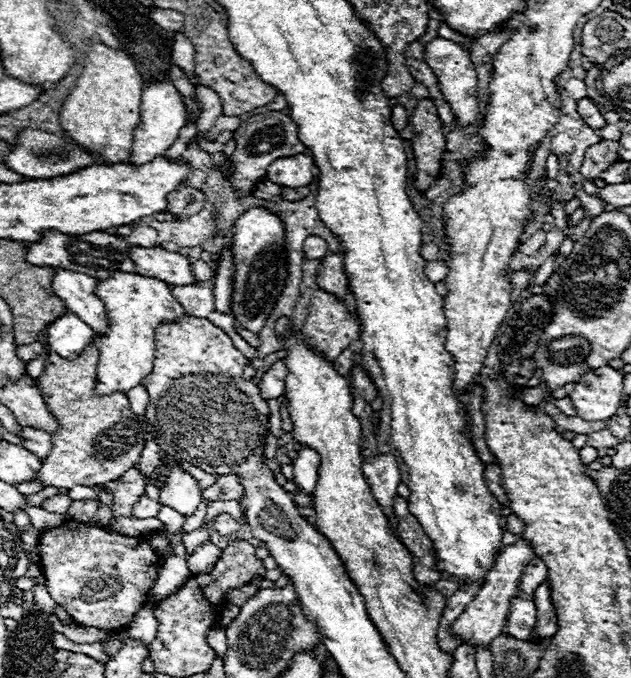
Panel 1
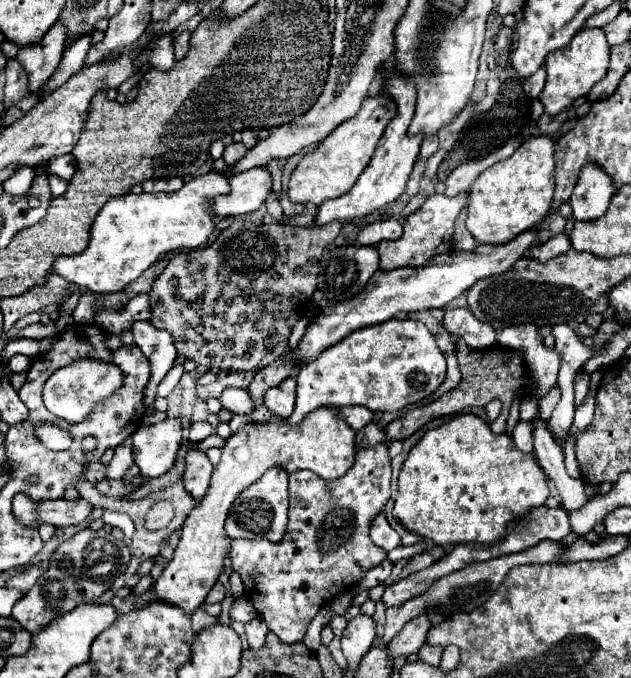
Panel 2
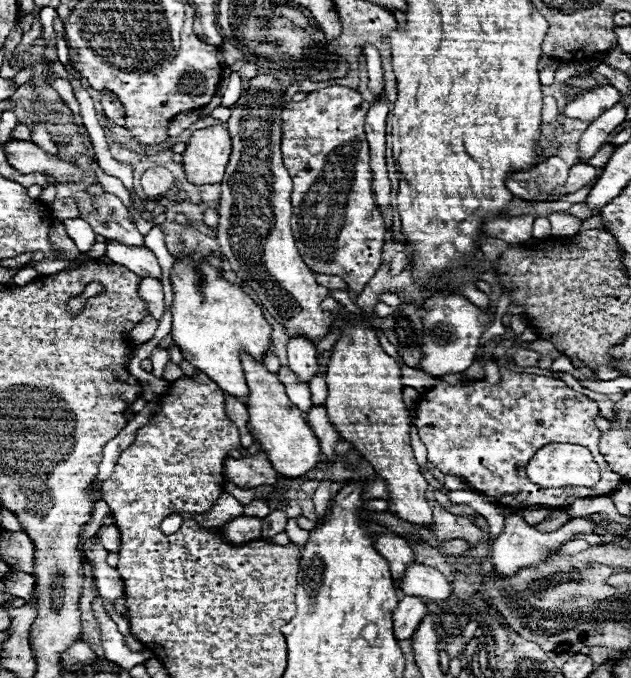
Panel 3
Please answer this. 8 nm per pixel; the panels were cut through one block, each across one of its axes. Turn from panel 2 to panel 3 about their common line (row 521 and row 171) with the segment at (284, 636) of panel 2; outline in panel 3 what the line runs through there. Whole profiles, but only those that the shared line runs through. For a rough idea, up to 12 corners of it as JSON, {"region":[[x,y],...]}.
{"region":[[346,86],[282,110],[292,232],[362,292],[386,224]]}

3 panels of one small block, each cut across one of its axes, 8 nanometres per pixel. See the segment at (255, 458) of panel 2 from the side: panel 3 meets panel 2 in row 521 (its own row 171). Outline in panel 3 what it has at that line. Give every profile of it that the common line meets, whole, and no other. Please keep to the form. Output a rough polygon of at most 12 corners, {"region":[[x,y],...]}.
{"region":[[196,130],[182,154],[196,186],[222,182],[232,138]]}

